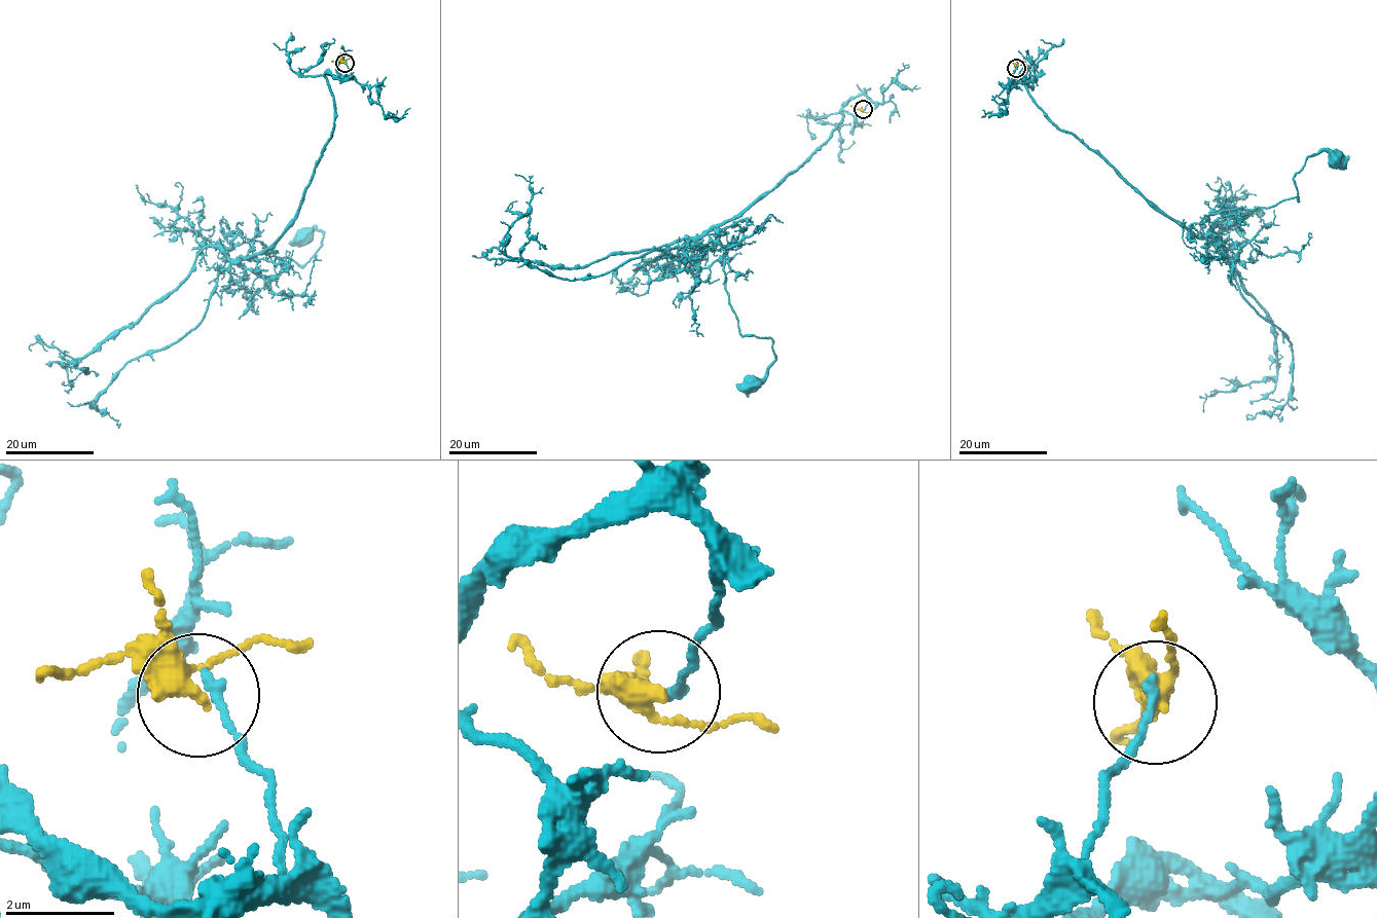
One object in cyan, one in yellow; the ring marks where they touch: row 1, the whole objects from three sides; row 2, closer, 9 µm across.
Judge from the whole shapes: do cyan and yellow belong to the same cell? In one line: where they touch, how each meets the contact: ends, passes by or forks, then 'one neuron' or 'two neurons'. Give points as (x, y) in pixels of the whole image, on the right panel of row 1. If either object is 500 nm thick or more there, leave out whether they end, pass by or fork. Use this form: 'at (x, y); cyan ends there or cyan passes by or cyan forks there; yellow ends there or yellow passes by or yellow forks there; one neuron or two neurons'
at (1016, 68); cyan ends there; yellow passes by; two neurons

